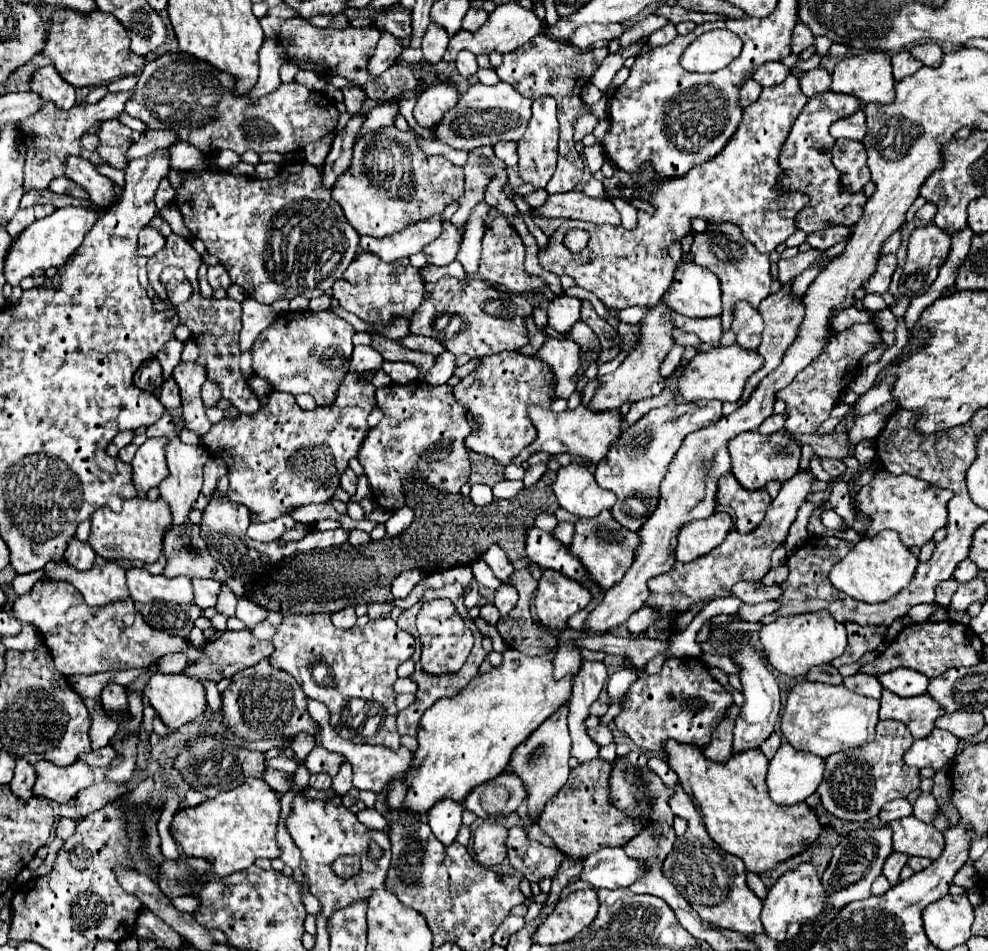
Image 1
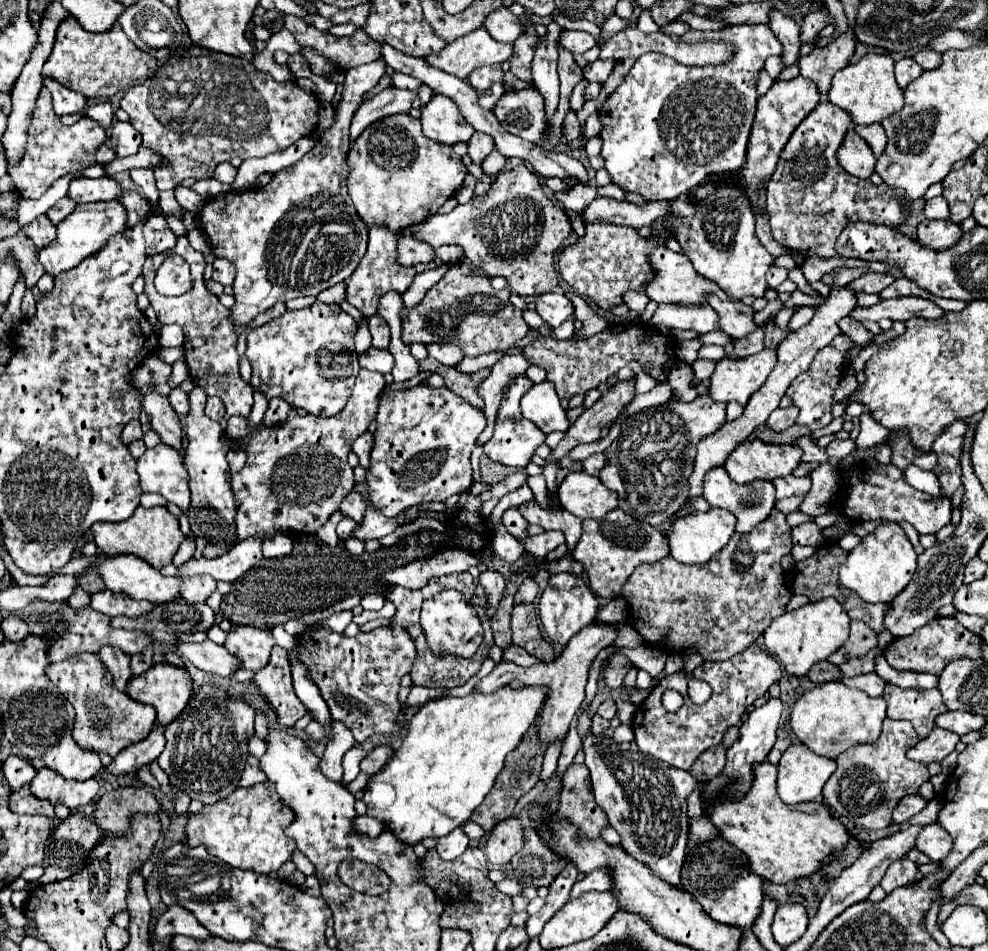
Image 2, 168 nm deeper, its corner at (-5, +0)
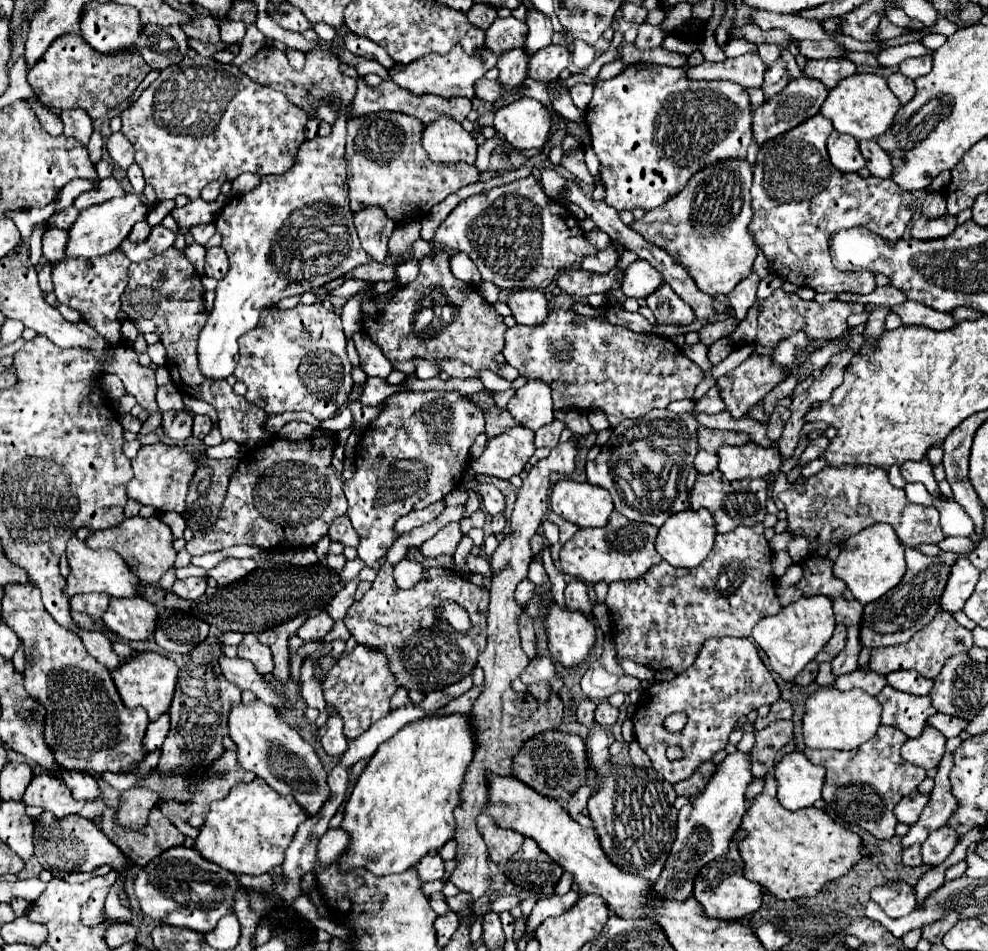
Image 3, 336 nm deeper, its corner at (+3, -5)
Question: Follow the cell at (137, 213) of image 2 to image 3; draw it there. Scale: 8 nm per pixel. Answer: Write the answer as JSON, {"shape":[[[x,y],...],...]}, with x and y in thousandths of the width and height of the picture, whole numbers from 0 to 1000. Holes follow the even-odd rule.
{"shape":[[[142,232],[142,234],[136,237],[136,241],[134,241],[134,245],[130,247],[130,251],[132,251],[134,256],[142,256],[142,253],[148,253],[150,247],[152,247],[152,237],[150,237],[148,232]]]}

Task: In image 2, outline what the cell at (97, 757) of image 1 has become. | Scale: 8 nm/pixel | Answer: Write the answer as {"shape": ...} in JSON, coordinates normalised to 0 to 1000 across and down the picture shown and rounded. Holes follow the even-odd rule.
{"shape":[[[156,763],[144,780],[126,787],[105,810],[113,814],[130,814],[134,810],[140,810],[146,803],[152,803],[156,797],[160,797],[166,789],[166,782],[166,766]]]}

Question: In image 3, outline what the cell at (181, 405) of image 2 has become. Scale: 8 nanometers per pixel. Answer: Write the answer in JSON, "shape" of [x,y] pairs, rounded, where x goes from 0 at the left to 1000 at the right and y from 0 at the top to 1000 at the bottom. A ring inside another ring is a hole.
{"shape":[[[170,432],[164,436],[164,451],[176,464],[190,462],[194,457],[194,436]]]}

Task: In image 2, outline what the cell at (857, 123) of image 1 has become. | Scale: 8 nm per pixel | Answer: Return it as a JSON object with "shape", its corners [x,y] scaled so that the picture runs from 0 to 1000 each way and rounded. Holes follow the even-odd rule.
{"shape":[[[879,130],[879,132],[864,132],[866,141],[870,141],[879,154],[883,156],[883,160],[887,164],[893,162],[895,154],[897,154],[897,143],[895,143],[895,135],[891,130]]]}

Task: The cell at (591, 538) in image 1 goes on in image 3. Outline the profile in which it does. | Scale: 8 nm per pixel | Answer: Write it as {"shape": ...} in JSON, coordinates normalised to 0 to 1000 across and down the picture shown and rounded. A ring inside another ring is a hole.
{"shape":[[[619,539],[613,554],[587,556],[577,569],[569,573],[567,596],[571,603],[595,613],[642,611],[650,607],[660,594],[670,590],[670,586],[662,577],[664,563],[666,563],[666,554],[660,554],[652,548],[638,548],[628,539]]]}

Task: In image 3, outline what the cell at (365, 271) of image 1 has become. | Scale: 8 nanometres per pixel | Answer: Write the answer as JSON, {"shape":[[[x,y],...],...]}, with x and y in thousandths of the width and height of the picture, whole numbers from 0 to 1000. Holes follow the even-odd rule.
{"shape":[[[379,216],[358,224],[358,239],[368,264],[374,266],[379,274],[389,274],[393,264],[393,249],[397,247],[401,232],[393,230],[389,220]]]}

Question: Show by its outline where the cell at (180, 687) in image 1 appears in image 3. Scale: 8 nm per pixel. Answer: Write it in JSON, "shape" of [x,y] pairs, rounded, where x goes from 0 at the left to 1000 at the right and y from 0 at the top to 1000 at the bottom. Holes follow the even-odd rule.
{"shape":[[[140,685],[138,689],[128,693],[121,701],[113,703],[111,708],[113,708],[113,714],[117,718],[117,725],[126,737],[126,741],[130,746],[144,743],[144,746],[148,746],[152,756],[156,756],[156,754],[162,754],[162,750],[170,748],[170,741],[176,731],[180,706],[182,703],[174,693],[154,687],[154,685]]]}

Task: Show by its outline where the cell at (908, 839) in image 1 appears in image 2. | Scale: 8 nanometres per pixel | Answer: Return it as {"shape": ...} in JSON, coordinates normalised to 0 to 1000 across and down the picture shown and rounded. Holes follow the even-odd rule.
{"shape":[[[939,866],[939,869],[933,869],[927,881],[927,892],[935,896],[941,904],[951,906],[964,894],[964,881],[951,866]]]}

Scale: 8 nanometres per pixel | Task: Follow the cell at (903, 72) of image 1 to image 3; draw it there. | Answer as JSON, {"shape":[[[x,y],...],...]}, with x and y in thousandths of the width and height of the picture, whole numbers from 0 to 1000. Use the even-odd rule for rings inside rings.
{"shape":[[[909,75],[899,81],[899,91],[901,91],[901,96],[909,102],[909,106],[911,106],[913,110],[917,110],[917,108],[925,102],[925,98],[927,98],[925,85],[919,83],[919,81],[915,81],[915,79],[909,77]]]}

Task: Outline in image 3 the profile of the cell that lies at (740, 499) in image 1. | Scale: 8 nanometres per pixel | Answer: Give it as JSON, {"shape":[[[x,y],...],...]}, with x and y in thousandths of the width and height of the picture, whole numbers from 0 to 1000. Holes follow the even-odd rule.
{"shape":[[[723,493],[717,499],[706,499],[704,508],[698,516],[698,533],[700,535],[717,535],[725,548],[727,560],[737,560],[749,552],[765,552],[775,544],[775,506],[773,504],[749,504],[749,506],[733,506],[729,504],[729,495]]]}

